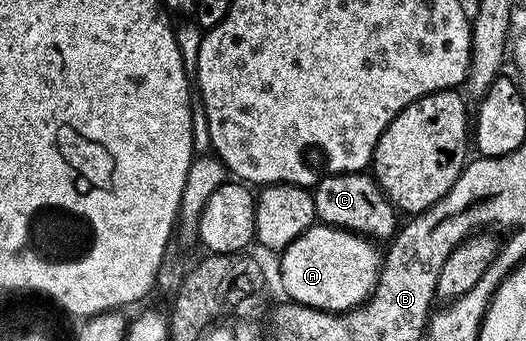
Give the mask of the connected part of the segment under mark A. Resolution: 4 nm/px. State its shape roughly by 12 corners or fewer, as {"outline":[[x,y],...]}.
{"outline":[[314,224],[279,255],[291,301],[355,310],[382,265],[377,243]]}

